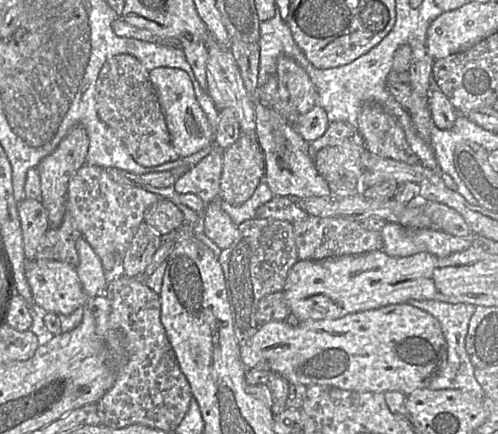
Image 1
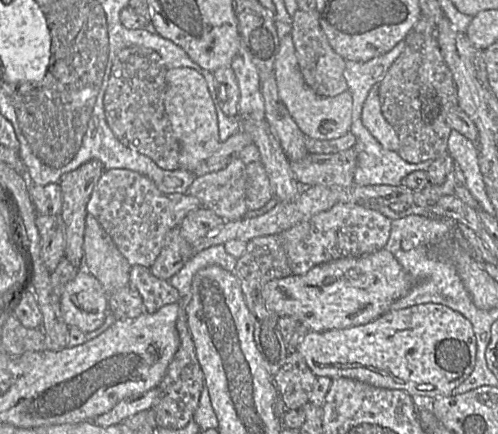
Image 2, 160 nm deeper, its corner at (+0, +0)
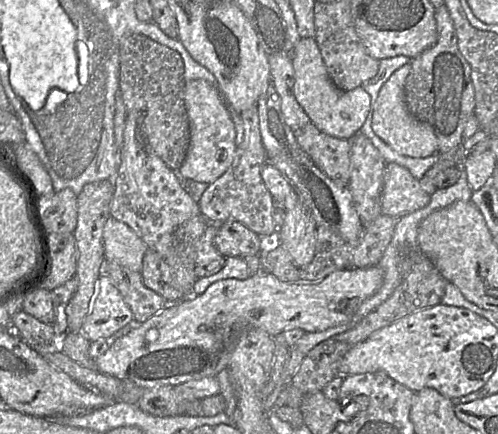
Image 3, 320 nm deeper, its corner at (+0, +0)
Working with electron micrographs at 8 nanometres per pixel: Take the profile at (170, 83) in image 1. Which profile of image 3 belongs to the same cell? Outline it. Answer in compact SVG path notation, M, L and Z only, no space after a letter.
M205 80L186 81L184 100L190 125L190 143L180 171L187 178L212 183L230 168L235 158L238 146L233 121L218 89Z

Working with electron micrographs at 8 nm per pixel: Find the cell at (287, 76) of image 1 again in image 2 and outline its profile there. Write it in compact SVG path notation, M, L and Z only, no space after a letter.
M313 10L295 11L292 15L290 35L303 78L316 94L331 97L347 90L347 81L344 77L347 60L332 48Z

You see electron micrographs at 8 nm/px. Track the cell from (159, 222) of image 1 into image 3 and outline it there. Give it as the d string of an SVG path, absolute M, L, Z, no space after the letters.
M227 220L218 225L214 245L223 256L245 257L260 255L264 251L261 244L262 236L243 223Z

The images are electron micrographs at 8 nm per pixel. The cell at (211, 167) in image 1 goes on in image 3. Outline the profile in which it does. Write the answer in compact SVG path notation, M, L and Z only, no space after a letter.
M256 108L239 113L244 127L244 139L238 145L230 168L214 182L199 198L201 213L208 221L218 224L227 220L243 223L255 233L268 236L280 233L285 209L277 209L273 196L262 179L263 166L269 162L268 153L263 145Z

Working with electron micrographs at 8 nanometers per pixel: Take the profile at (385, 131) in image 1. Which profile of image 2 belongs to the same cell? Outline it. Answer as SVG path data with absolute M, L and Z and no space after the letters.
M409 34L400 56L393 62L383 79L379 82L379 98L385 119L398 134L400 146L397 153L405 161L419 164L448 155L448 139L452 128L447 123L447 115L457 107L458 98L453 75L447 66L436 35Z

